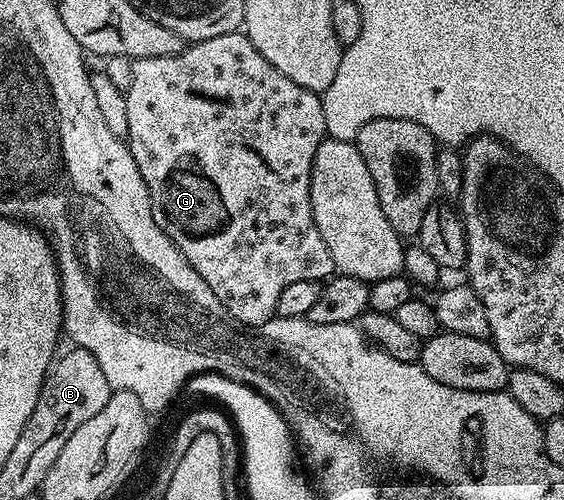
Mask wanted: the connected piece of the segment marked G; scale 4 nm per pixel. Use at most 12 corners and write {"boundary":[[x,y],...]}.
{"boundary":[[239,30],[140,58],[156,226],[243,326],[335,275],[321,95]]}

